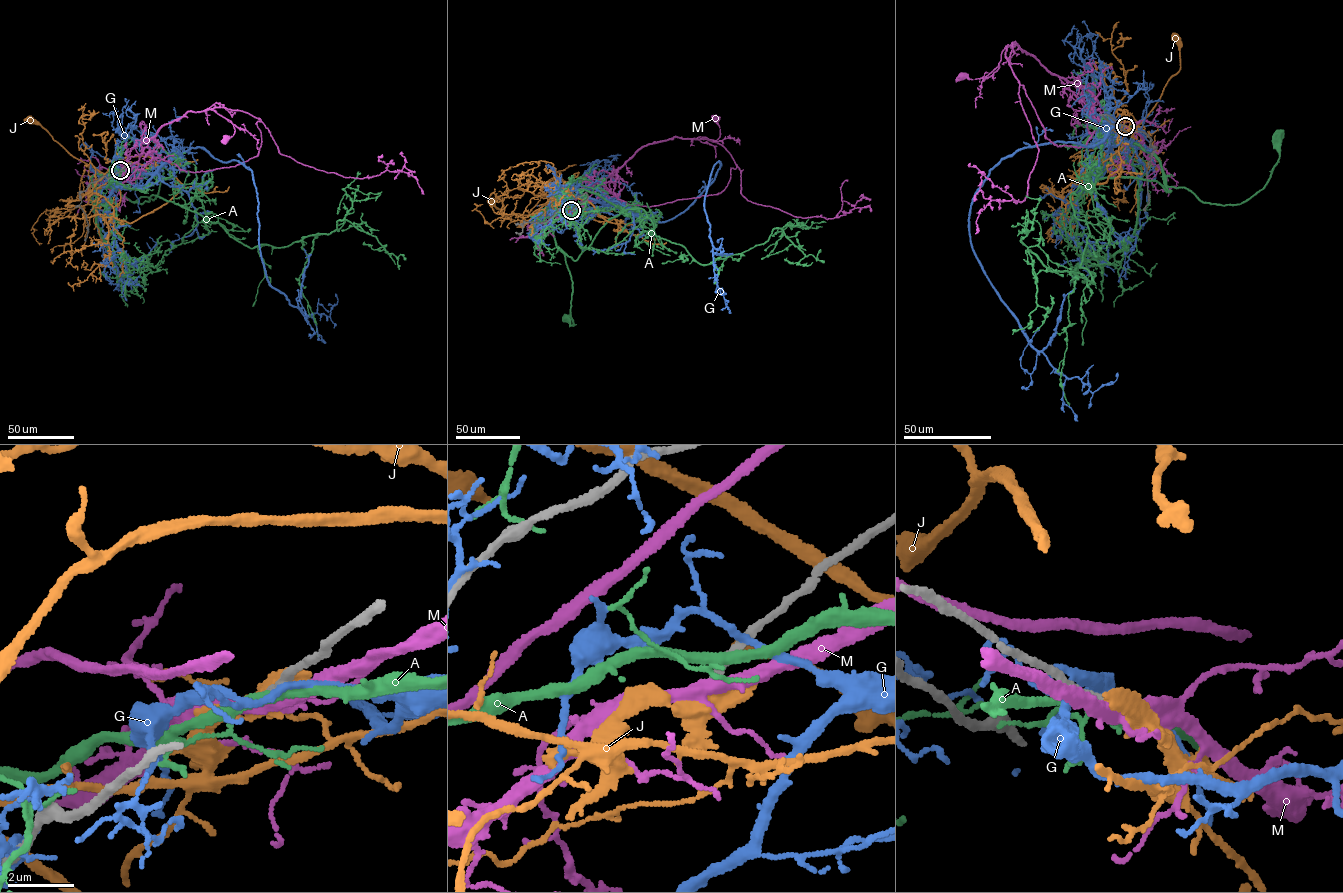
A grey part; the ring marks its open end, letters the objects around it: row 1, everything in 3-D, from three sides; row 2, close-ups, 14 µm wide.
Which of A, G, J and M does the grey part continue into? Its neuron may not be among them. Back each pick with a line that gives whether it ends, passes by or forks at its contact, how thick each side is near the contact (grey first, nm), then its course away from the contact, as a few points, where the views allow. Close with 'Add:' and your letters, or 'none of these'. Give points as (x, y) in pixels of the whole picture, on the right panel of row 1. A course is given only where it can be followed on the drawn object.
Add: none of these

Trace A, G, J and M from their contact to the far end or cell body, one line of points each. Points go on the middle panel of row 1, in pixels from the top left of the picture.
A: (573, 209), (540, 212), (551, 214), (555, 243), (564, 255), (572, 283), (572, 325), (567, 317)
G: (573, 208), (617, 204), (666, 221), (710, 184), (719, 161), (711, 172), (704, 207), (714, 282), (729, 312)
J: (572, 210), (506, 216), (492, 200)
M: (572, 210), (599, 197), (606, 178), (648, 144), (677, 137), (704, 137), (715, 141), (720, 135), (716, 118)

